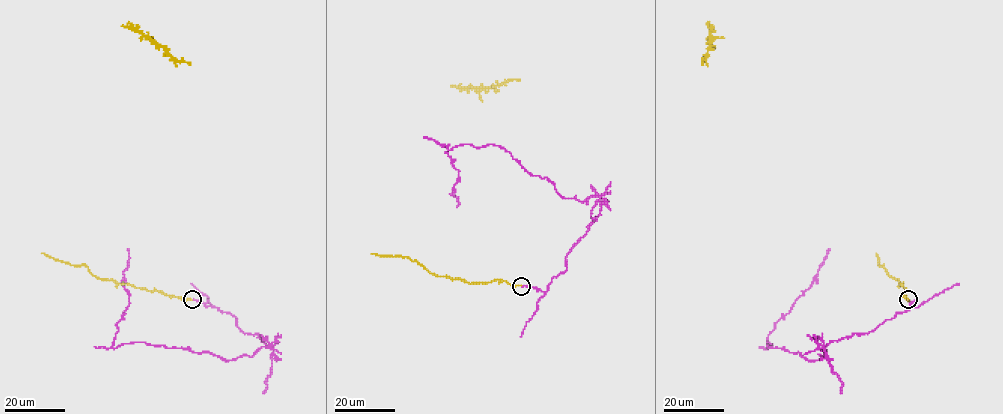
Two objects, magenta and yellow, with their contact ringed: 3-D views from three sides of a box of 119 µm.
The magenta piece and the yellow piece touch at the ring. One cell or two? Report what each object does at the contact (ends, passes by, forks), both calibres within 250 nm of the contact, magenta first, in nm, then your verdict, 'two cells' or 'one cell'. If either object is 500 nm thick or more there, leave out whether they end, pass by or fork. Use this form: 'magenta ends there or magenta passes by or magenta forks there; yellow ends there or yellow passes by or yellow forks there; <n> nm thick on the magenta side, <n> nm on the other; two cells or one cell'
magenta ends there; yellow ends there; 200 nm thick on the magenta side, 220 nm on the other; two cells

